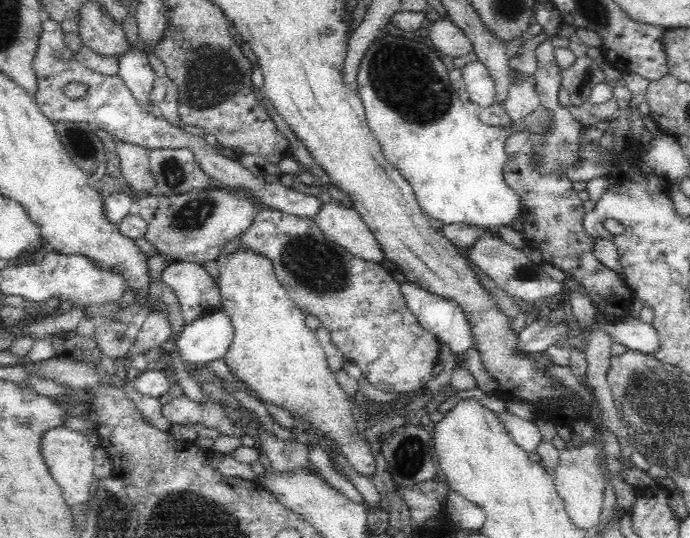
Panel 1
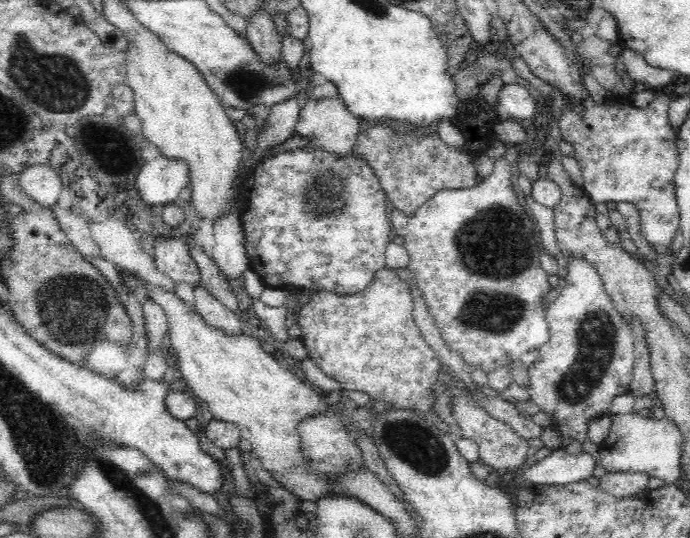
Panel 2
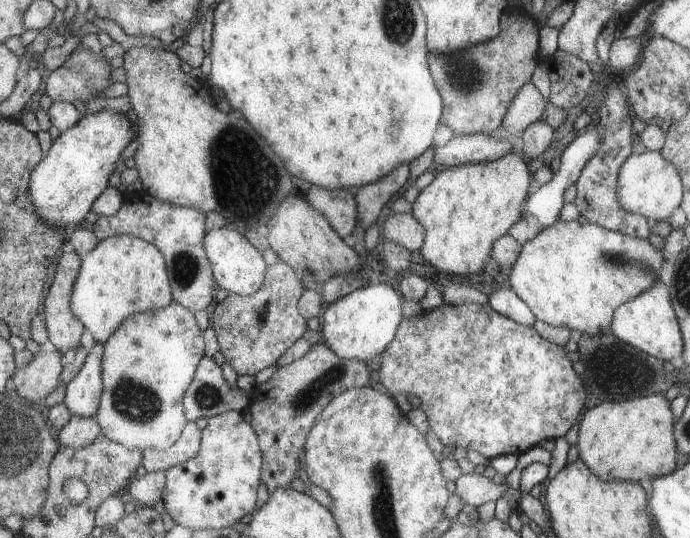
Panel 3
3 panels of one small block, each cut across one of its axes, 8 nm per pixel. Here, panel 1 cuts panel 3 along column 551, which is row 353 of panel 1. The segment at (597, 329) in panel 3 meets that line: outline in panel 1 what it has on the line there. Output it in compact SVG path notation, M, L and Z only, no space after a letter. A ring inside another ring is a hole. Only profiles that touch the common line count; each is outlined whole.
M241 245L236 252L228 255L228 258L216 258L216 263L219 269L219 291L222 303L222 310L228 315L233 328L232 342L230 342L230 348L223 354L225 363L227 364L228 370L231 376L236 378L239 382L242 382L247 388L247 392L254 392L255 397L260 400L264 405L270 404L270 406L276 406L276 408L283 408L292 416L296 423L300 425L304 422L310 424L311 433L319 431L324 440L330 442L331 449L333 450L333 457L336 455L344 456L349 461L349 464L353 466L354 470L361 473L373 475L375 467L375 458L370 445L367 440L362 437L363 433L358 431L358 425L352 417L352 409L350 408L350 401L348 400L345 390L340 386L340 383L336 380L335 372L328 366L328 359L326 358L326 352L322 349L319 344L318 337L315 332L308 327L305 323L305 313L300 310L287 295L286 289L278 282L277 277L272 266L272 262L264 256L260 256L256 252L250 252L249 249L241 248Z

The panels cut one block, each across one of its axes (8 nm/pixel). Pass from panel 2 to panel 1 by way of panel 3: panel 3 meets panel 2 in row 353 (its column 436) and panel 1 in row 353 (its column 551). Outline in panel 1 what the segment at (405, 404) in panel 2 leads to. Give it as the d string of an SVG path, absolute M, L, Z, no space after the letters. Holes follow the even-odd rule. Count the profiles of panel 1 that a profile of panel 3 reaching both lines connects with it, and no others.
M267 207L256 213L250 226L239 234L238 244L272 262L275 276L293 304L319 318L344 357L358 364L370 384L378 390L395 394L415 394L425 390L425 384L432 378L439 361L441 343L437 336L422 328L405 303L400 284L396 284L378 262L352 256L345 248L328 240L314 220Z

